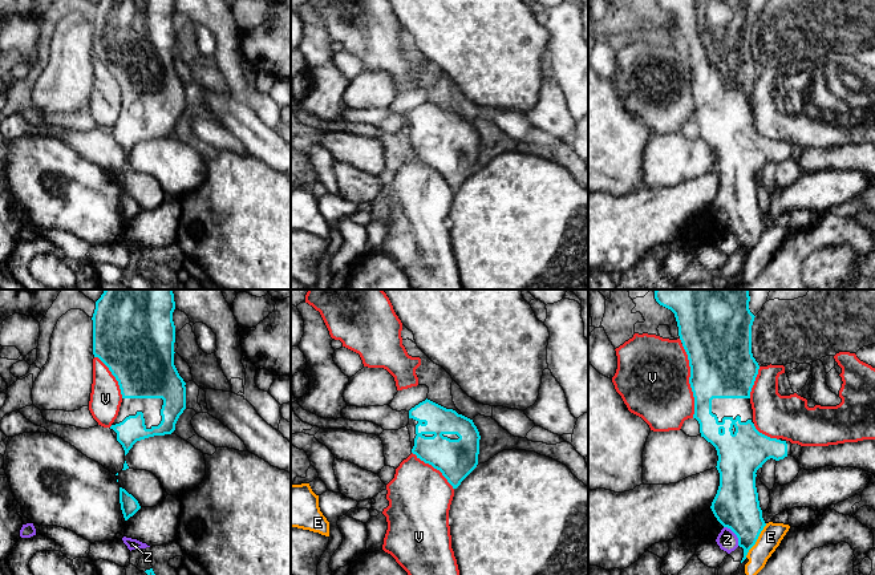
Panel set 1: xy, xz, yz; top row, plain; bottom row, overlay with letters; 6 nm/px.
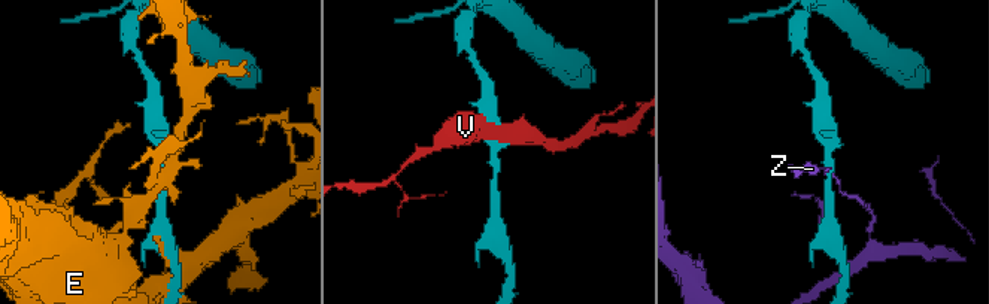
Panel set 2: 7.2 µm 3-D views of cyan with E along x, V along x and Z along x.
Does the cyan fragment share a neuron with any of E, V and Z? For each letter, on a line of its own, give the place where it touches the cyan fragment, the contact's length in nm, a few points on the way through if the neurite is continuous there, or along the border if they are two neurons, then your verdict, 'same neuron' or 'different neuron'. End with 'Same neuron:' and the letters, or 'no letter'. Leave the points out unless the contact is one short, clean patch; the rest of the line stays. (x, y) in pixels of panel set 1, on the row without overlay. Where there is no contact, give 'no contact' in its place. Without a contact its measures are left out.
E: meets cyan in yz at (756, 243); contact 240 nm long; different neuron
V: meets cyan in yz at (689, 84); contact 460 nm long; different neuron
Z: meets cyan in yz at (734, 235); contact 150 nm long; border along yz (724, 229), (736, 238), (738, 247); different neuron
Same neuron: no letter

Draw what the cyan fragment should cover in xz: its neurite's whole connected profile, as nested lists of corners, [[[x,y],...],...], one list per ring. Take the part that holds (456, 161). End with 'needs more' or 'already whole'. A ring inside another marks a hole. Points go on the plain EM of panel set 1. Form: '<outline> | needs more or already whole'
[[[426,101],[409,113],[408,131],[412,155],[439,173],[453,191],[477,170],[481,138],[473,122]]] | needs more

